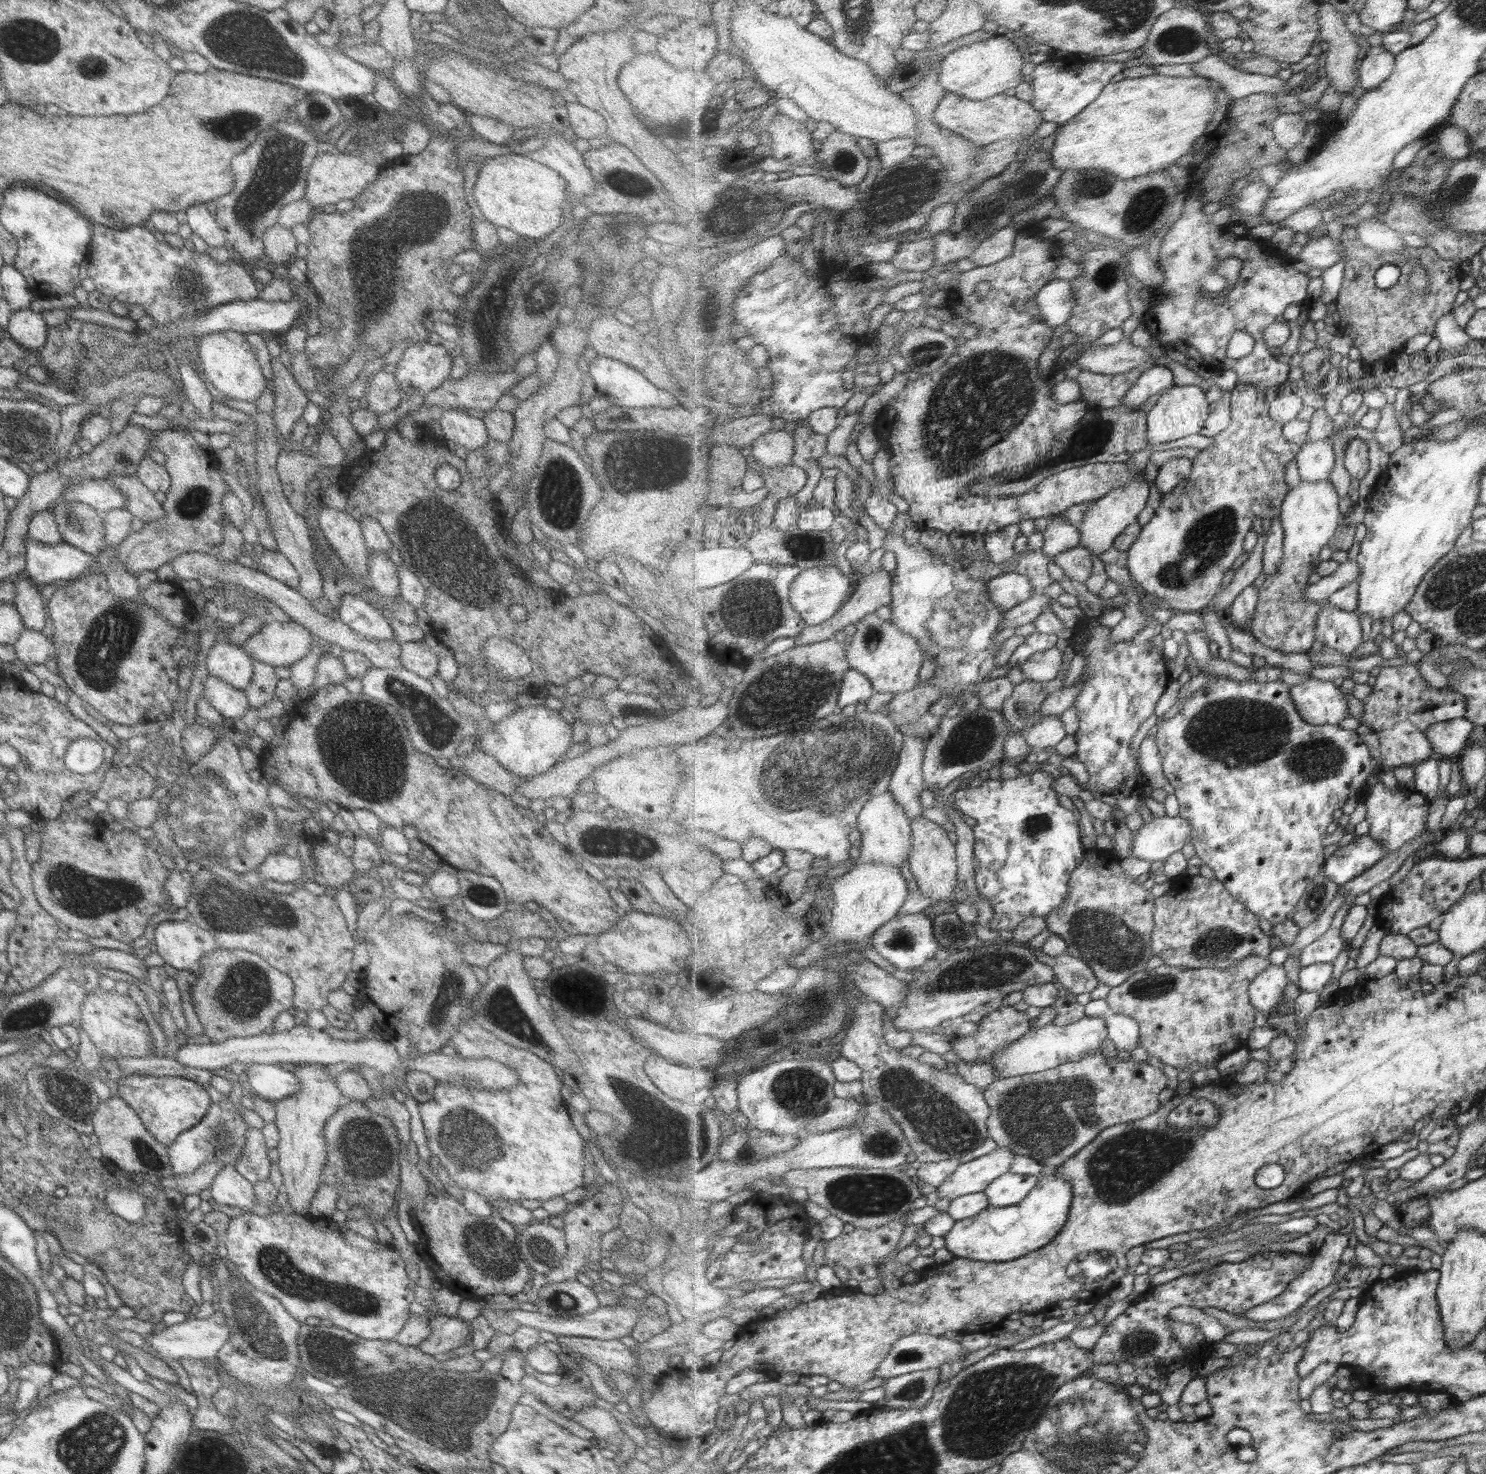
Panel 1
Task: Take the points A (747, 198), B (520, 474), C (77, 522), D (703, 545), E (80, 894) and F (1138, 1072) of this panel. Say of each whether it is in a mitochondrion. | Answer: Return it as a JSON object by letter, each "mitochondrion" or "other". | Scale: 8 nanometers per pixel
{"A":"mitochondrion","B":"other","C":"mitochondrion","D":"other","E":"mitochondrion","F":"other"}

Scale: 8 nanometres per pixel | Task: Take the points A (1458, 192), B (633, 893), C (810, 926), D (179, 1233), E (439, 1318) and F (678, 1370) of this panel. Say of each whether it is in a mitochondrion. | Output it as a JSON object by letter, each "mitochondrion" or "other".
{"A":"mitochondrion","B":"other","C":"other","D":"other","E":"other","F":"other"}

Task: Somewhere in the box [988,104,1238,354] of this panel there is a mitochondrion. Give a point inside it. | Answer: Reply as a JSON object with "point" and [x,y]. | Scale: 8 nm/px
{"point":[1144,212]}

